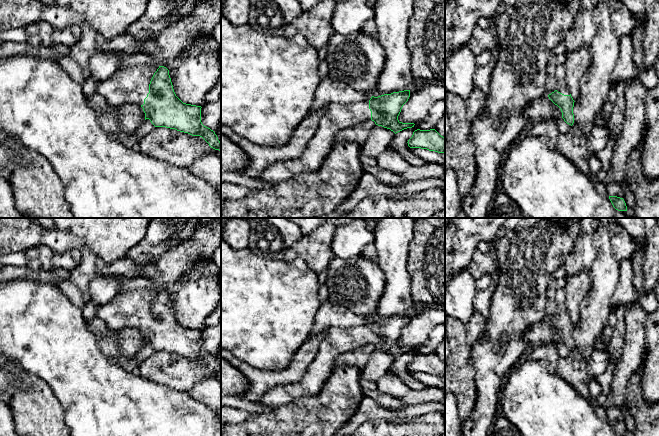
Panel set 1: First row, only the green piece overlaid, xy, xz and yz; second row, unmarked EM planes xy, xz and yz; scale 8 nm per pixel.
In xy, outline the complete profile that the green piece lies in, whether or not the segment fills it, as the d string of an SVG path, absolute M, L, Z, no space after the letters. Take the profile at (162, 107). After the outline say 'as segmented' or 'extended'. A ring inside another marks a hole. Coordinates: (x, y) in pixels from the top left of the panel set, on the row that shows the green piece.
M149 65L119 68L108 79L98 83L96 93L104 97L110 106L138 104L143 108L145 120L149 119L155 127L166 127L192 136L200 136L211 148L221 152L221 142L217 135L201 122L202 107L183 103L176 96L169 70L164 66L159 66L158 69Z; extended

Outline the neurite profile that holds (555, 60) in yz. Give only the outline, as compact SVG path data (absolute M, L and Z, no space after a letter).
M552 54L546 68L548 75L555 75L557 67L559 65L564 65L565 62L566 62L566 54L560 55Z

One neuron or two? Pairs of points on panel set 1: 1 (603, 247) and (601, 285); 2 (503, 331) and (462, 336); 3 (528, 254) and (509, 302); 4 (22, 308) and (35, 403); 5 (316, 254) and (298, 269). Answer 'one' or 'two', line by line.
1: one
2: two
3: one
4: two
5: two

